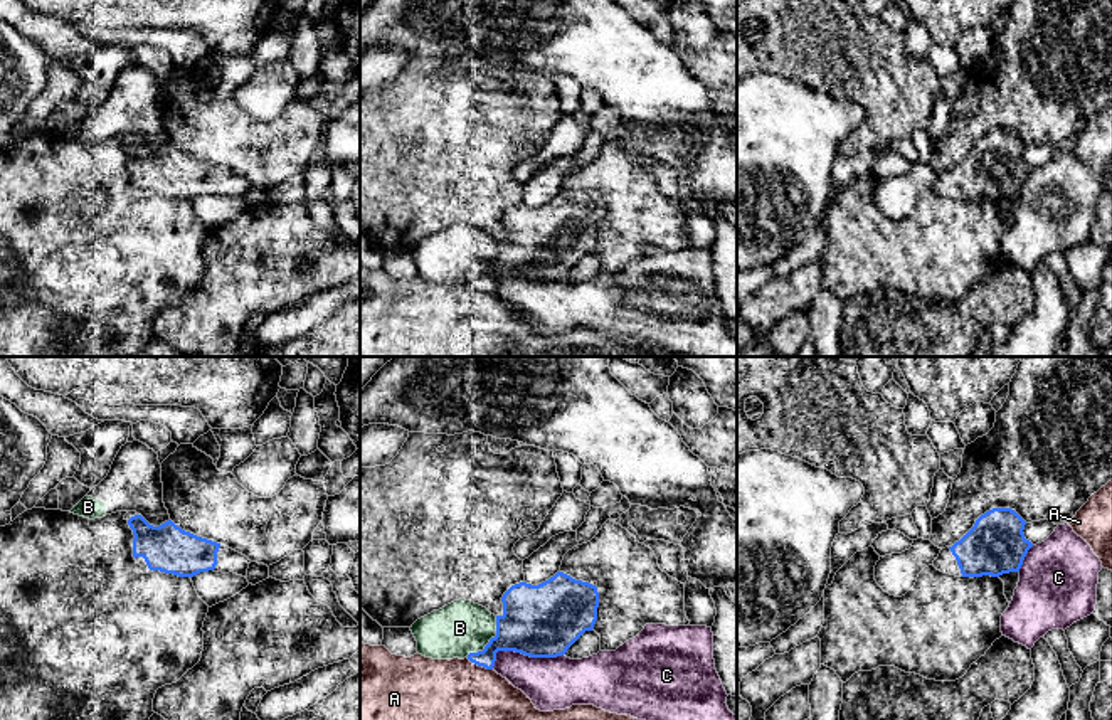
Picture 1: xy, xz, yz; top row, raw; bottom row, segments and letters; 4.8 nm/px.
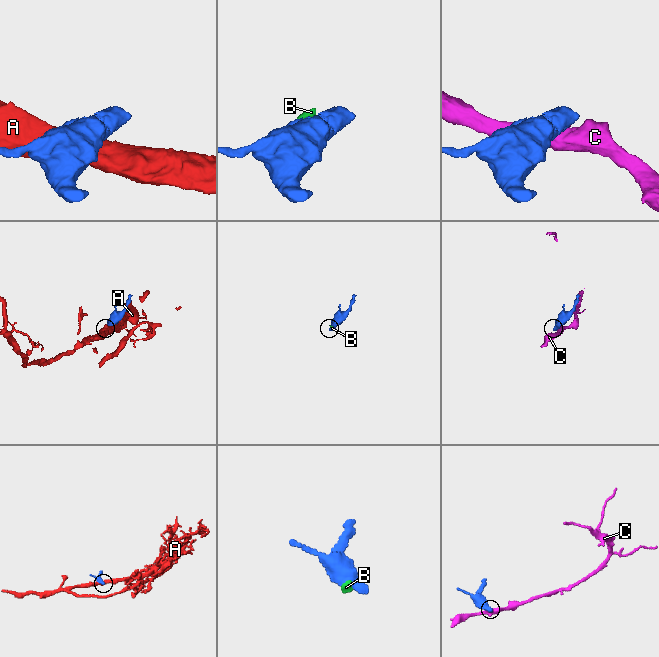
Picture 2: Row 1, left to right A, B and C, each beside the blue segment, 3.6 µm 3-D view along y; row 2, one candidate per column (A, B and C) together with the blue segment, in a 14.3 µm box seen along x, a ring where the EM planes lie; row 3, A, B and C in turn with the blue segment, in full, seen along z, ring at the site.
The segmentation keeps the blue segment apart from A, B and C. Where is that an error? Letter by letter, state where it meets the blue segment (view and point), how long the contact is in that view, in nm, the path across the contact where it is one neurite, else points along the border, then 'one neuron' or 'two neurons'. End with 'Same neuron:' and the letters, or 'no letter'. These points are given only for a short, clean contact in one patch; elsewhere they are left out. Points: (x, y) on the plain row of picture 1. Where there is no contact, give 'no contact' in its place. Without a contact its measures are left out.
A: meets blue in xz at (480, 288); contact 140 nm long; two neurons
B: meets blue in xz at (490, 264); contact 240 nm long; two neurons
C: meets blue in xz at (522, 276); contact 360 nm long; two neurons
Same neuron: no letter

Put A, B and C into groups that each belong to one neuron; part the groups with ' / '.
A / B / C

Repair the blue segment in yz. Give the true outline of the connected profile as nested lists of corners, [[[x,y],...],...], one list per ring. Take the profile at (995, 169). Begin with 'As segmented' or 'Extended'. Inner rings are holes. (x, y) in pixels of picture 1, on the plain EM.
Extended. [[[993,131],[952,170],[940,173],[934,190],[956,200],[999,200],[1019,195],[1028,173],[1026,145],[1011,131]]]

